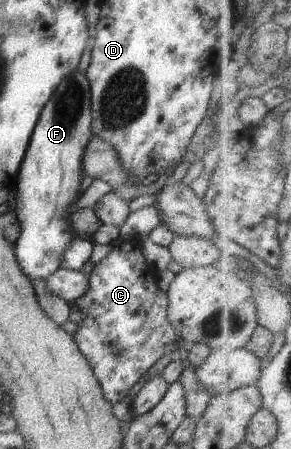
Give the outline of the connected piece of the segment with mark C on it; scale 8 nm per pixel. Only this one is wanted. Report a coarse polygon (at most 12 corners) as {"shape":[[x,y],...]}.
{"shape":[[118,238],[74,302],[73,341],[123,402],[178,349],[141,242]]}

